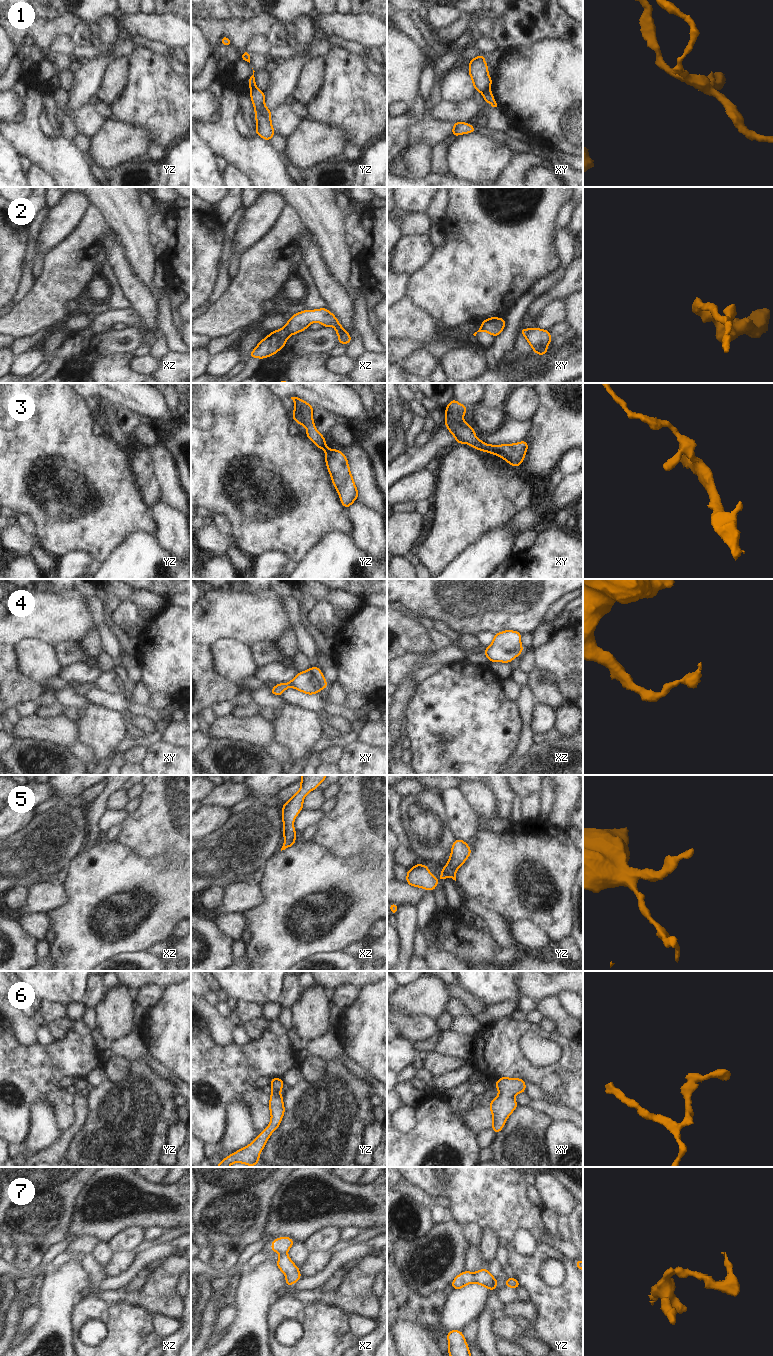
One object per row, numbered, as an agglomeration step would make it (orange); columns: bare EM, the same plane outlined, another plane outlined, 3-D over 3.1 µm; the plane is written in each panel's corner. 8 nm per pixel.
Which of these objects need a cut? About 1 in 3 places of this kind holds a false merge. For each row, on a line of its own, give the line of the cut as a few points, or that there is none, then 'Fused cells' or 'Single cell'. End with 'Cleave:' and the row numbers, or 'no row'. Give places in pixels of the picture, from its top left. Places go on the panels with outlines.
1: Split along xy (489, 87), (481, 92). Fused cells
2: Split along xz (286, 323), (286, 328), (291, 334). Fused cells
3: No split. Single cell
4: No split. Single cell
5: No split. Single cell
6: No split. Single cell
7: No split. Single cell
Cleave: 1, 2

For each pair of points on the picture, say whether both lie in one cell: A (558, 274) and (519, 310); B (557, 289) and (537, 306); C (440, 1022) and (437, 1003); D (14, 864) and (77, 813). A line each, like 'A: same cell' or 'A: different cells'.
A: same cell
B: same cell
C: different cells
D: same cell

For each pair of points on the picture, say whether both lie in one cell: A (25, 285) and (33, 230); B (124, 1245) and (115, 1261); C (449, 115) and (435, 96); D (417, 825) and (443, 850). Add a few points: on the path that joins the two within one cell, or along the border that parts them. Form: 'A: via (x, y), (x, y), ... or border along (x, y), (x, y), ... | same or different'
A: via (26, 271), (31, 244) | same
B: border along (134, 1249), (119, 1251), (113, 1254) | different
C: border along (440, 100), (427, 110), (426, 116) | different
D: via (423, 830), (437, 844) | same

